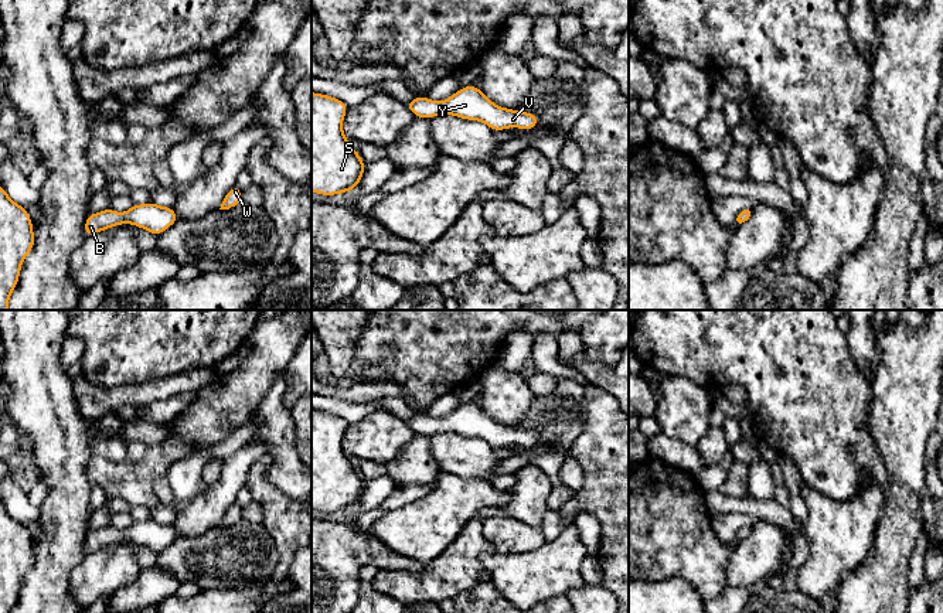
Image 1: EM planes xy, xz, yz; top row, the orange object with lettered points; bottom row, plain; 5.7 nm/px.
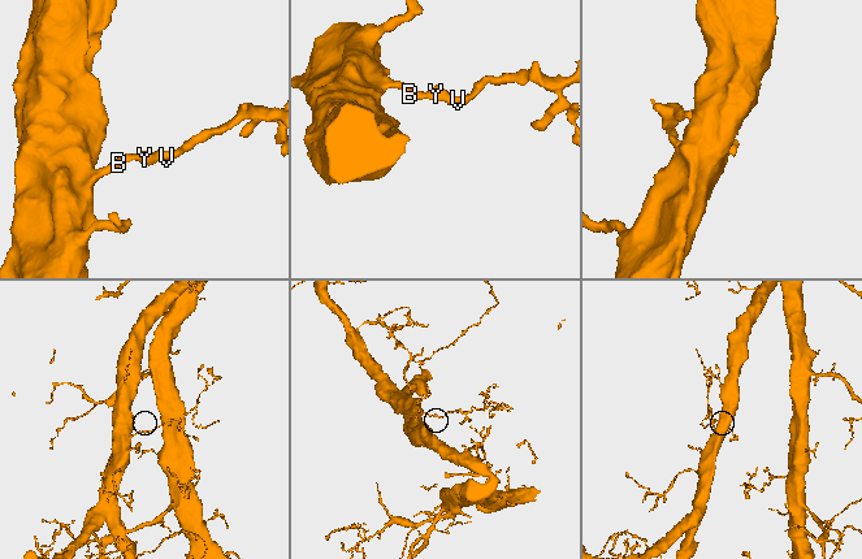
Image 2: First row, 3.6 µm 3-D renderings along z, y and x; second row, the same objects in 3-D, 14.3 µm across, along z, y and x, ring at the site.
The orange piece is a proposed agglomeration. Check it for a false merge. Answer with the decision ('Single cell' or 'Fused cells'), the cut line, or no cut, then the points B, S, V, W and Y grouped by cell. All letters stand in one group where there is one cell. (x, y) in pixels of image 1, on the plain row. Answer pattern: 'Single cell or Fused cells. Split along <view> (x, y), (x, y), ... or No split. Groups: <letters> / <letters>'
Single cell. No split. Groups: B S V W Y

